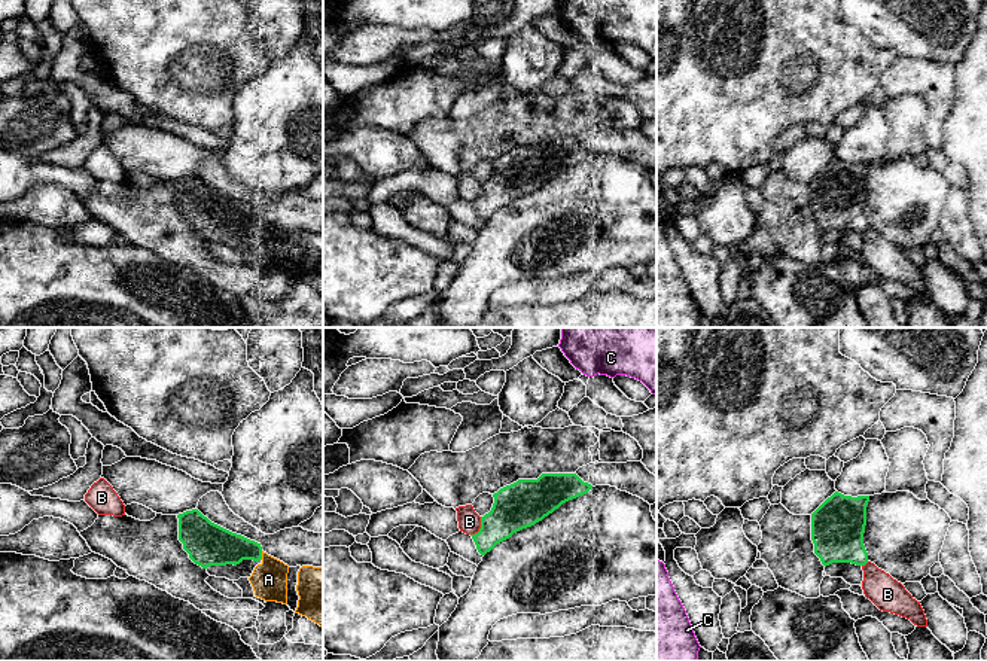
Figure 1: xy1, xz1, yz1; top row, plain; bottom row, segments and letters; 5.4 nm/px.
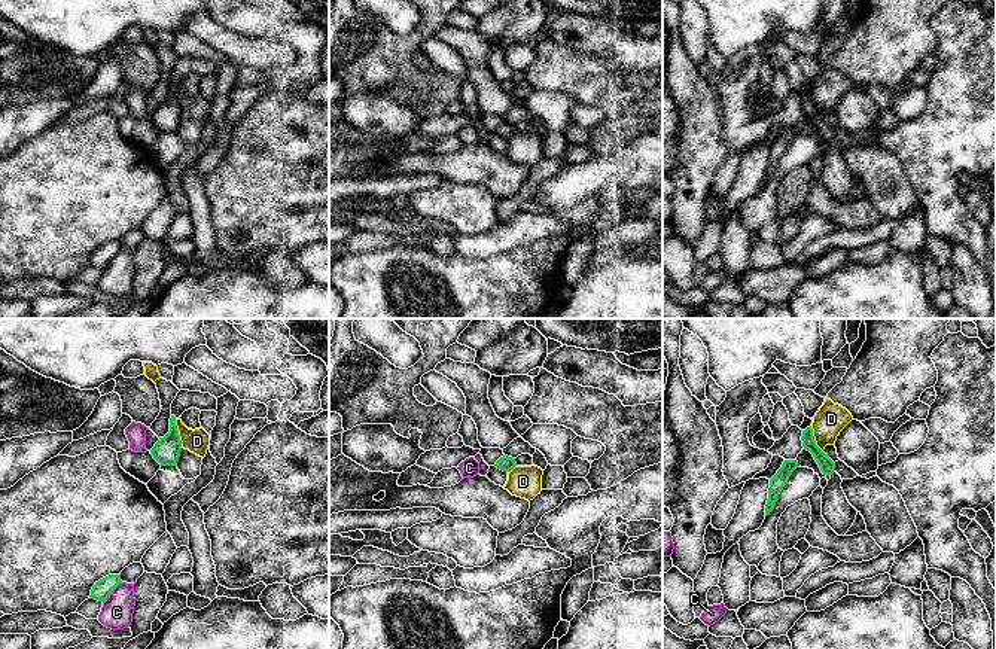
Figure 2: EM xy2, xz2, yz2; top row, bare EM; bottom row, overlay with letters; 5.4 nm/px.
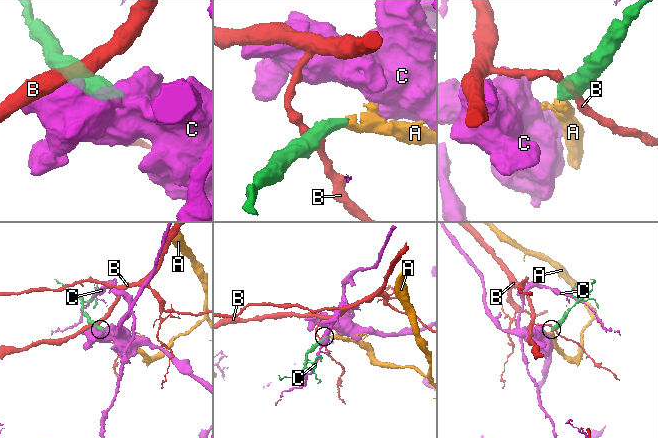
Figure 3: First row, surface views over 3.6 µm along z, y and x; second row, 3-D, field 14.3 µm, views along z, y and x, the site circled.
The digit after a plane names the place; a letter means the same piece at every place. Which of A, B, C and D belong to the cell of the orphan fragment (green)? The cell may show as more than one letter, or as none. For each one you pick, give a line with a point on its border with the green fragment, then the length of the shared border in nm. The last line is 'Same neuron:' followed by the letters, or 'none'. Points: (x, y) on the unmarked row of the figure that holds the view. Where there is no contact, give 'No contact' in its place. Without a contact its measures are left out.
A: Touches green at xy1 (261, 222). Shared border 50 nm
Same neuron: A

